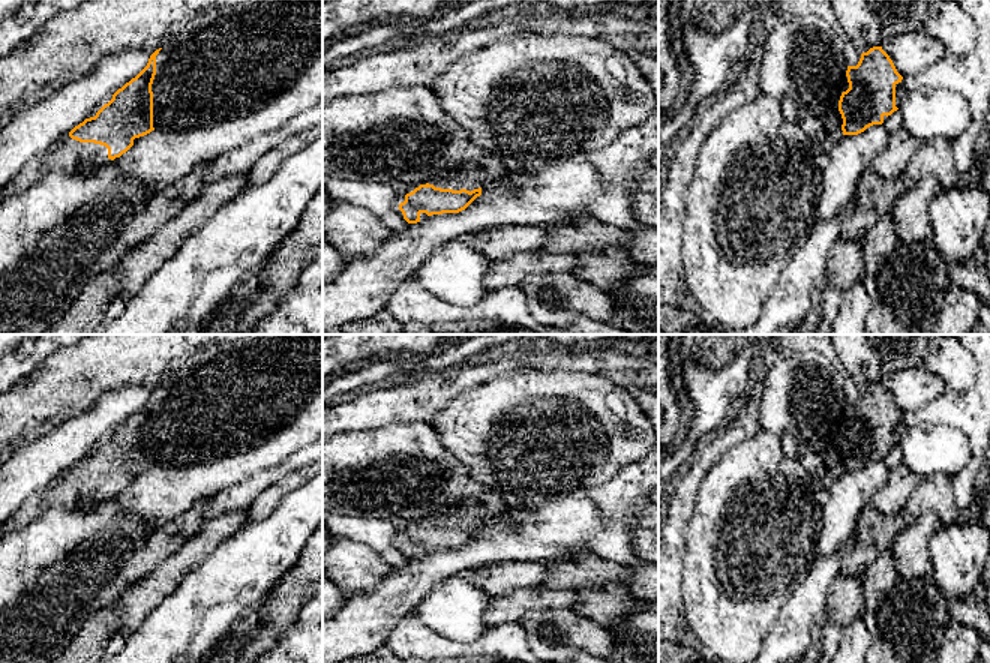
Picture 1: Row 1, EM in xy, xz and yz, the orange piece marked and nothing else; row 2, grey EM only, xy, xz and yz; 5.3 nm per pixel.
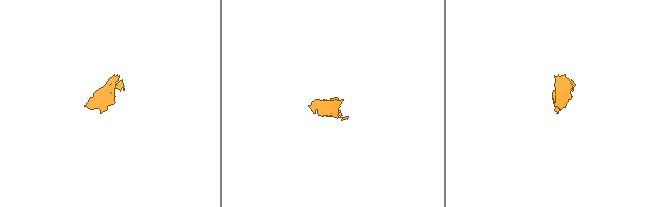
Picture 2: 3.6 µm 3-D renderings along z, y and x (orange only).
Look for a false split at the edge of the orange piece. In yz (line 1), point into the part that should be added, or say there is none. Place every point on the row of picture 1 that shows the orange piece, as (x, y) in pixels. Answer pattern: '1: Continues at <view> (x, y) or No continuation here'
1: Continues at yz (843, 86)

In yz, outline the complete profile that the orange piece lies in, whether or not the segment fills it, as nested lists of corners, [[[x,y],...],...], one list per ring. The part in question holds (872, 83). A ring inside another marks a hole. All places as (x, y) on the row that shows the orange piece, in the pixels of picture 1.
[[[882,46],[861,54],[856,66],[848,66],[831,94],[830,111],[843,135],[858,135],[900,108],[908,90],[904,80]]]

